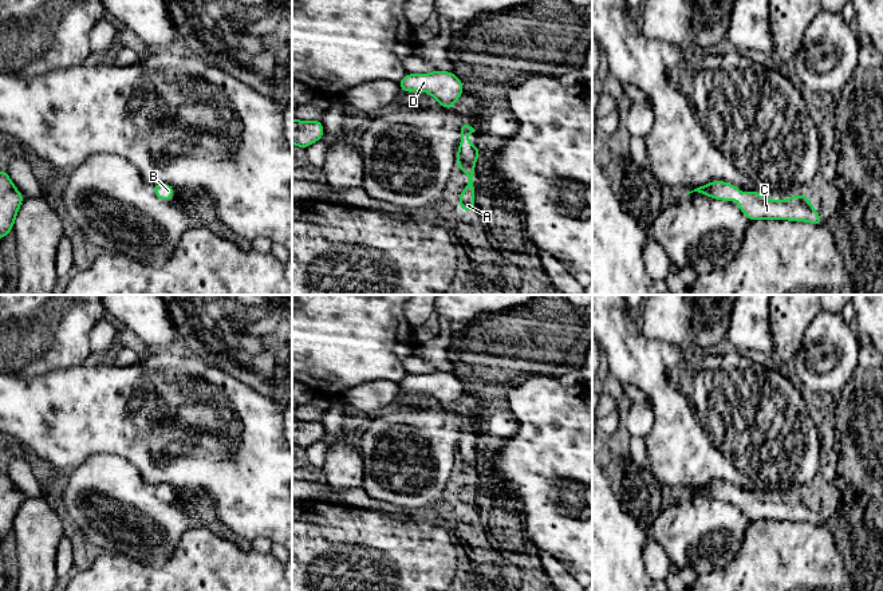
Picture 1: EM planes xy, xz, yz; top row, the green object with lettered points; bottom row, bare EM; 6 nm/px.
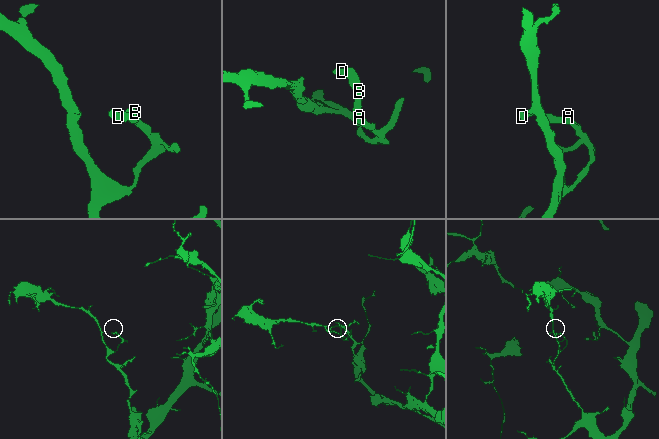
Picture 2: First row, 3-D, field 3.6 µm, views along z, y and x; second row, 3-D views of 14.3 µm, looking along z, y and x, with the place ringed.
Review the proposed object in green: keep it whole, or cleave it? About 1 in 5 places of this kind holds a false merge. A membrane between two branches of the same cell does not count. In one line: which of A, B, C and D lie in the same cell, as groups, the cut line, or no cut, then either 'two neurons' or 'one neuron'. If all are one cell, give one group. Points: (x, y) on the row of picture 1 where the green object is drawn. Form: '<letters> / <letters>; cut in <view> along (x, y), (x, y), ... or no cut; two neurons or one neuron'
A B C D; no cut; one neuron

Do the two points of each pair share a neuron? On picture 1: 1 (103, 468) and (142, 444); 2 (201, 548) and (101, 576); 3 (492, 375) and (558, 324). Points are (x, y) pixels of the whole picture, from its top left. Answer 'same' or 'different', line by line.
1: different
2: same
3: same

